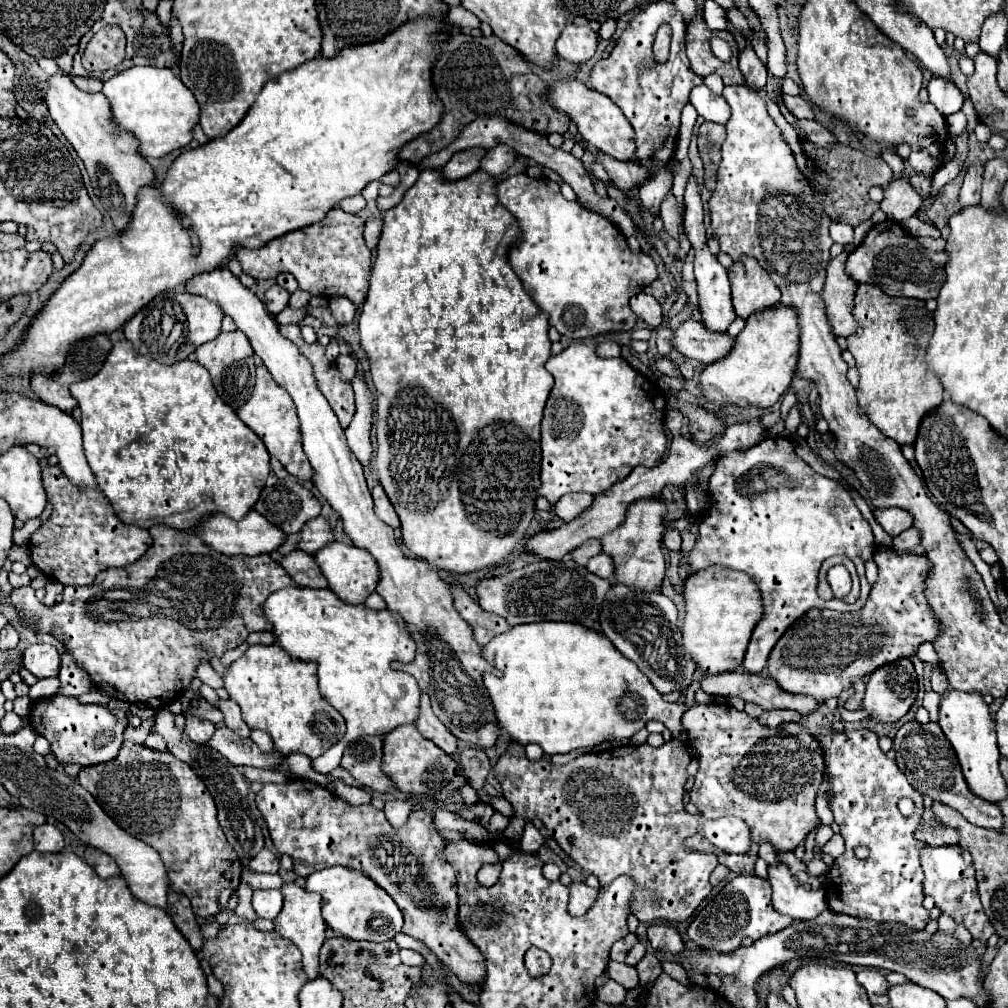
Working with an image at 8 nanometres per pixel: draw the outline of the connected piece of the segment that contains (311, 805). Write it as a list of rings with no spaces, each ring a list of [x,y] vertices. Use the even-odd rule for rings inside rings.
[[[289,778],[287,782],[273,784],[267,782],[255,796],[255,804],[267,822],[269,836],[273,840],[273,846],[279,854],[287,854],[295,862],[295,874],[305,878],[313,870],[321,870],[325,866],[347,866],[351,870],[359,870],[361,874],[367,874],[373,882],[377,882],[389,896],[395,900],[399,910],[403,912],[405,924],[403,932],[415,940],[419,940],[423,946],[427,946],[455,976],[459,976],[467,984],[479,984],[481,974],[485,974],[485,958],[481,958],[481,952],[461,934],[457,926],[457,872],[441,858],[441,850],[445,846],[445,838],[433,830],[431,826],[431,814],[423,810],[413,810],[405,826],[399,830],[393,828],[387,820],[383,810],[373,808],[371,804],[365,806],[351,806],[343,802],[339,796],[329,792],[325,786],[319,786],[311,780],[303,778]]]

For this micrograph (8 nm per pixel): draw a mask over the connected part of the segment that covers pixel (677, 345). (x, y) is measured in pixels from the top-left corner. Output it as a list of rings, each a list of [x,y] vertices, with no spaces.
[[[685,320],[673,330],[671,344],[675,350],[679,350],[685,358],[703,360],[705,364],[715,362],[725,350],[729,350],[729,342],[733,338],[727,333],[711,332],[701,322]]]

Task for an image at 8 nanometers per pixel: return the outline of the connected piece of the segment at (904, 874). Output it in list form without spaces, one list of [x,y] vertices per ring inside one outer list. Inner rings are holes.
[[[821,728],[815,736],[823,756],[825,756],[825,776],[827,776],[827,792],[831,794],[831,812],[835,814],[835,822],[841,828],[841,836],[845,838],[845,852],[835,858],[831,870],[825,878],[825,894],[829,910],[837,914],[849,914],[859,920],[875,920],[875,922],[901,922],[909,930],[923,930],[929,922],[929,912],[923,908],[923,890],[921,890],[921,864],[919,852],[925,842],[915,840],[913,832],[921,824],[923,814],[923,796],[907,782],[905,774],[899,770],[895,760],[887,758],[879,744],[877,734],[871,730],[845,730],[835,732]],[[901,798],[911,798],[915,802],[915,812],[909,818],[903,818],[897,810],[897,802]],[[857,846],[865,846],[869,850],[867,858],[857,858]]]

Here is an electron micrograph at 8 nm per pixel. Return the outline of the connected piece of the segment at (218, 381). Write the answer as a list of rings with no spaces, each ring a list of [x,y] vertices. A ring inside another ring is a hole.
[[[241,330],[235,332],[221,332],[215,340],[201,344],[197,350],[197,362],[209,370],[213,378],[213,386],[219,392],[219,396],[231,406],[239,408],[251,394],[253,382],[255,382],[255,364],[253,364],[253,348],[247,340],[247,336]]]

